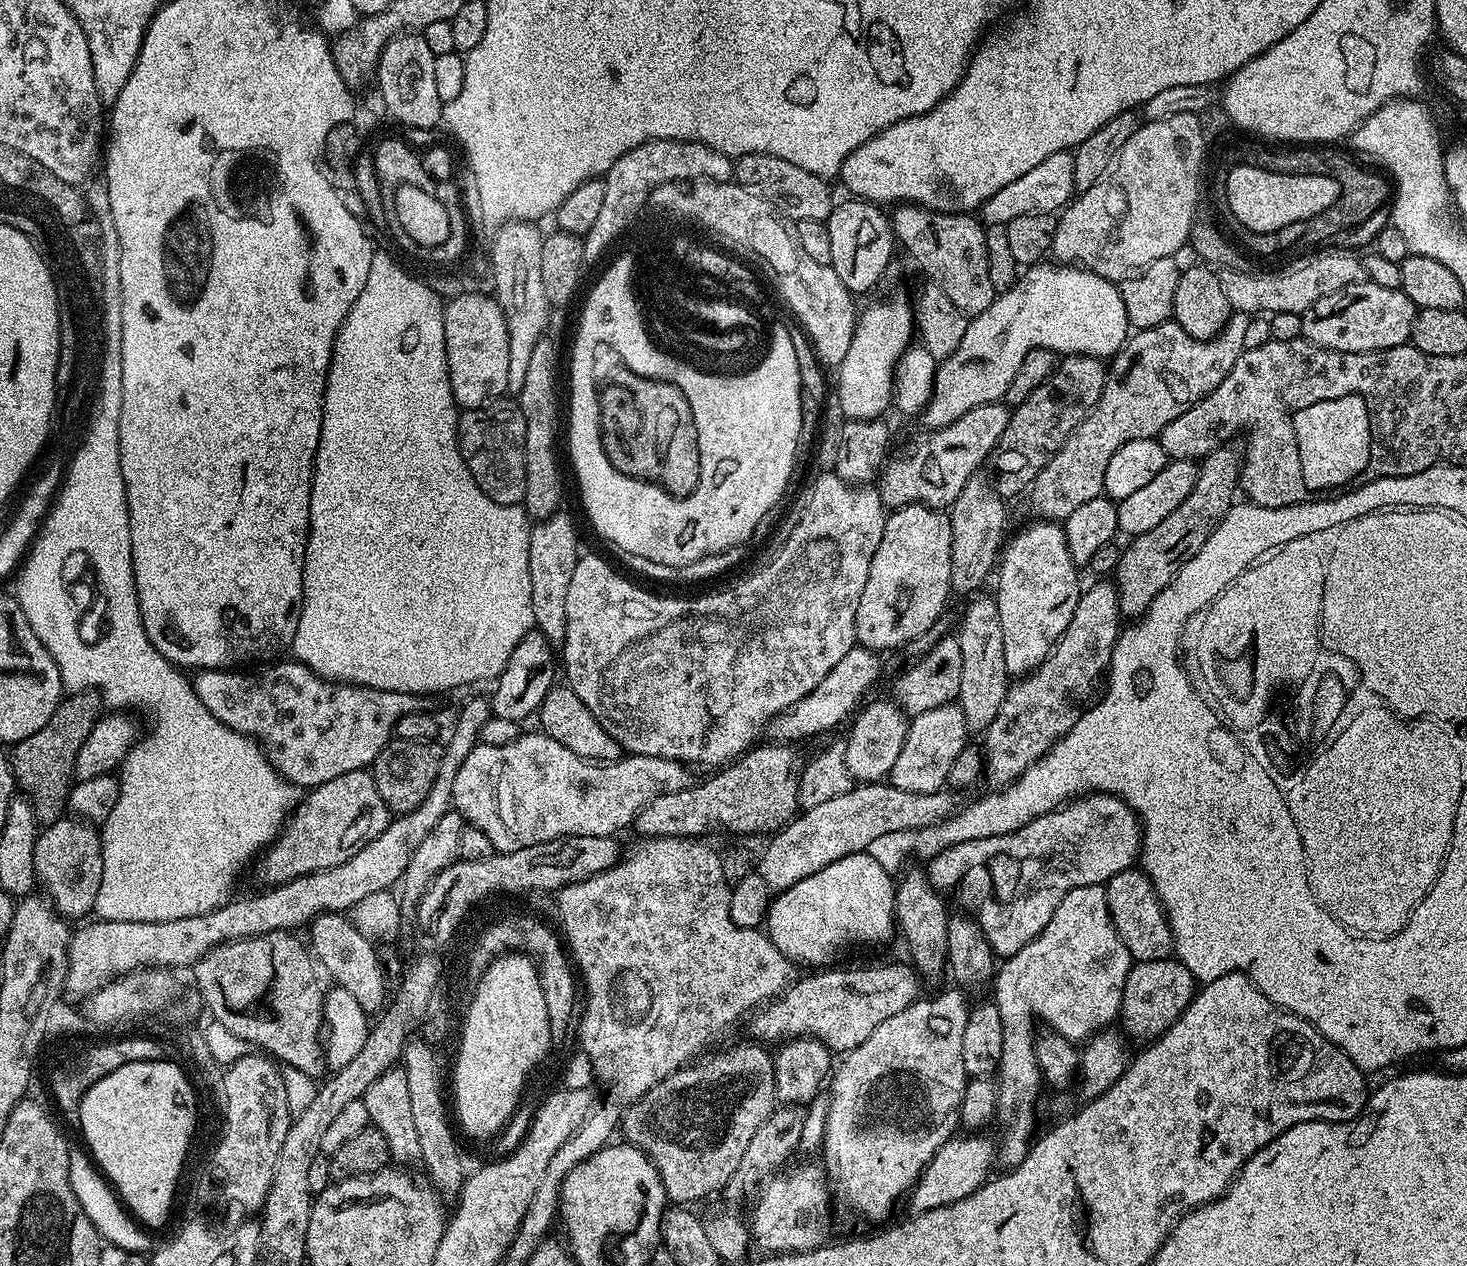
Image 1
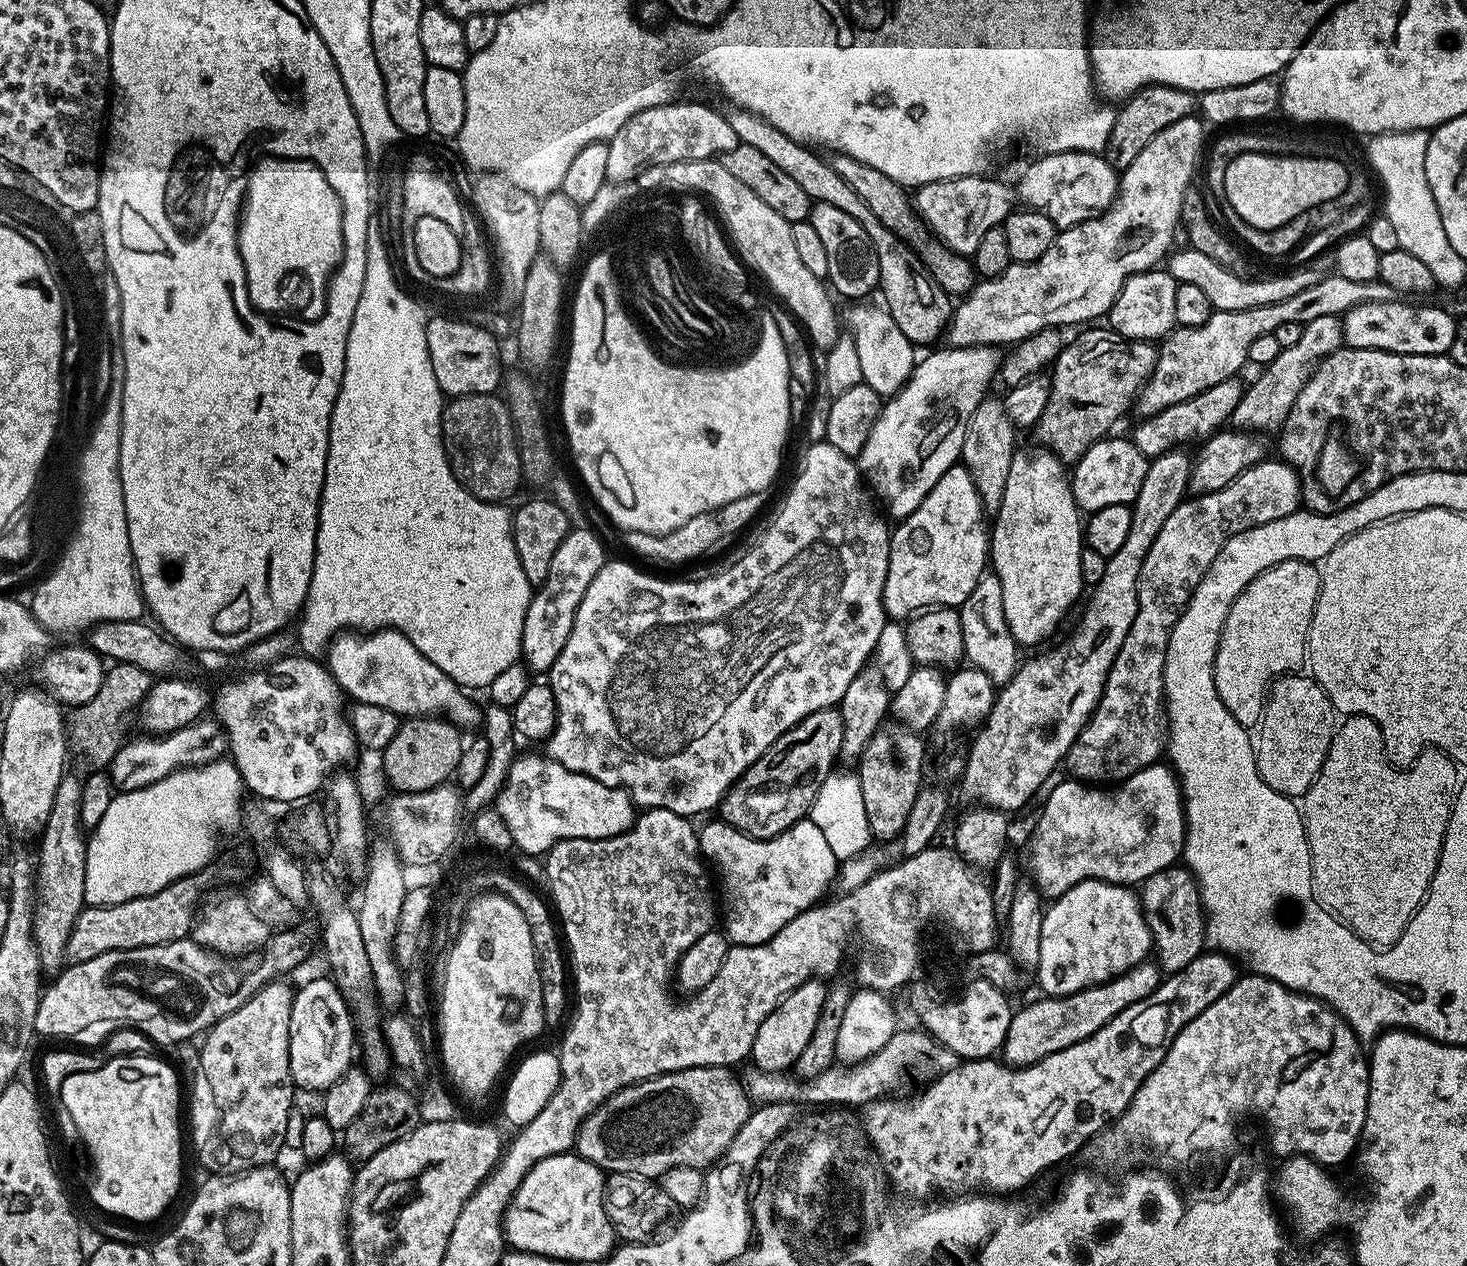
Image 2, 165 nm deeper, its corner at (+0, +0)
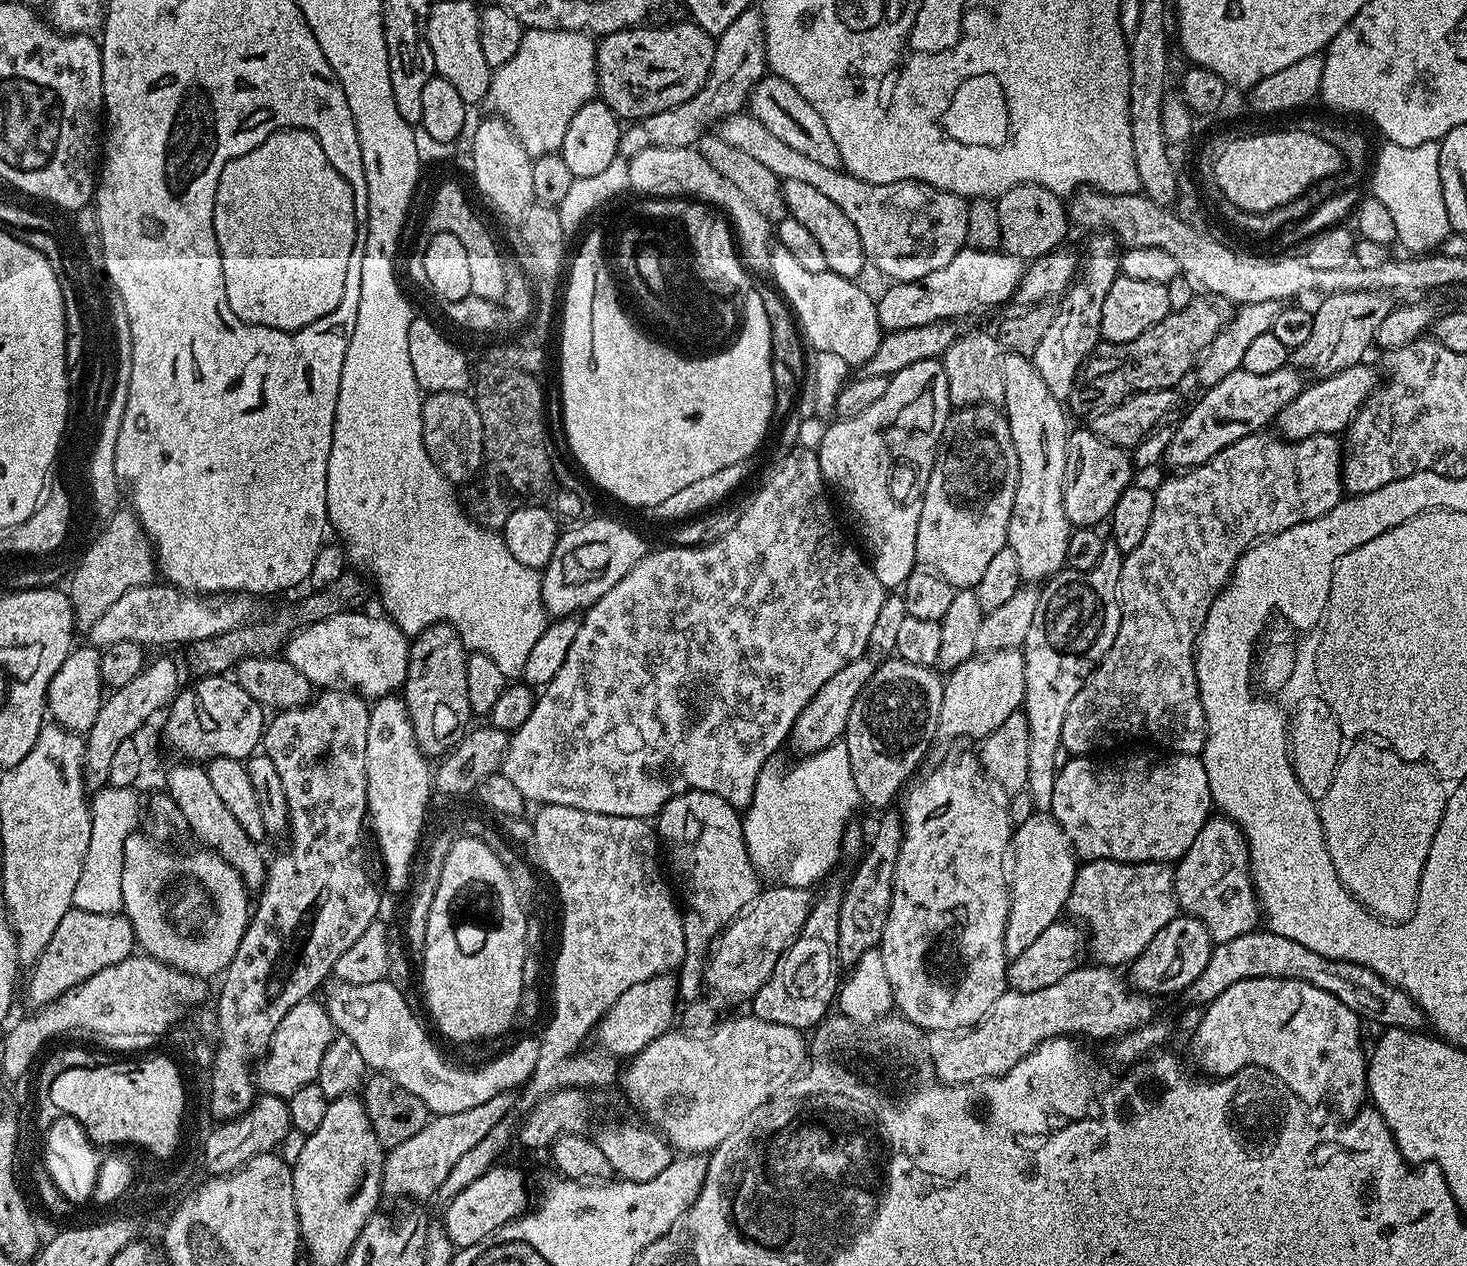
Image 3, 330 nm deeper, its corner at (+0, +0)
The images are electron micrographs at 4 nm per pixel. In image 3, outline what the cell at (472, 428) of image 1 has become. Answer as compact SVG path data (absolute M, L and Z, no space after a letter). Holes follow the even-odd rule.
M467 391L434 392L422 406L422 438L426 454L453 485L475 481L486 463L484 459L484 427L475 399Z

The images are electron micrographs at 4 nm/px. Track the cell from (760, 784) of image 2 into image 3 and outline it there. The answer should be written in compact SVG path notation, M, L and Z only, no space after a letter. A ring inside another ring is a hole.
M872 654L854 658L854 662L842 666L842 670L838 670L838 674L834 674L834 678L829 678L823 684L822 690L818 690L818 694L814 694L814 698L810 698L810 702L806 702L802 714L798 714L798 718L794 722L790 737L790 744L793 744L800 754L821 752L823 748L829 748L831 744L837 743L843 737L846 722L850 722L850 710L854 710L854 702L858 698L858 694L876 673L878 660L875 658L877 659Z

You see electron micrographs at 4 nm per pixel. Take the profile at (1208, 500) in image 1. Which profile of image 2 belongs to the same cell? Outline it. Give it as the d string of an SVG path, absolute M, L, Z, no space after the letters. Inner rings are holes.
M1323 316L1314 318L1314 322L1304 325L1302 338L1294 346L1281 348L1272 362L1263 365L1260 377L1252 385L1245 387L1240 394L1238 406L1234 406L1230 424L1236 430L1251 430L1261 434L1275 433L1283 428L1302 386L1312 377L1320 361L1325 360L1331 352L1336 352L1344 344L1344 325L1341 317Z

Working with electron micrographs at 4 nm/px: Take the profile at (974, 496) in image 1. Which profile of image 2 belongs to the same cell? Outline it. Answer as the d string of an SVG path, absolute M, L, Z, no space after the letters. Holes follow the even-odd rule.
M986 398L977 406L974 414L970 414L964 431L964 445L960 451L960 460L974 478L974 486L978 490L980 501L984 503L984 511L988 514L994 514L1000 508L1002 494L1006 490L1006 474L1010 474L1012 455L1018 451L1018 429L1008 417L1003 399L992 399Z

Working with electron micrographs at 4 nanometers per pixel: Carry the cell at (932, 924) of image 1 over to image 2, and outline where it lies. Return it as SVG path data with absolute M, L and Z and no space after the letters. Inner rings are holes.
M884 722L866 742L858 761L858 775L862 786L862 806L866 806L868 829L876 838L895 838L903 832L910 818L910 806L918 798L924 772L924 736L899 722Z

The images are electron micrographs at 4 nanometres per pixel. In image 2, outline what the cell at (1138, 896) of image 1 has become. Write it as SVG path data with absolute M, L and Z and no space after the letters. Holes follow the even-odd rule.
M1173 866L1165 868L1158 874L1150 874L1150 878L1142 881L1138 888L1140 907L1144 909L1144 917L1148 923L1148 929L1152 935L1152 947L1155 959L1165 973L1171 974L1182 970L1194 958L1206 948L1206 917L1204 904L1200 901L1200 887L1196 885L1196 879L1184 866Z

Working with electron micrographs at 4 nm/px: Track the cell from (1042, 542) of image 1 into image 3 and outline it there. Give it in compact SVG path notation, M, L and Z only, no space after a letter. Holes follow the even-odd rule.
M1007 353L1002 362L1002 379L1006 389L1002 411L1008 417L1020 463L1007 547L1017 555L1021 581L1044 582L1065 567L1066 546L1074 527L1066 518L1064 505L1069 413L1061 400L1050 394L1029 357Z

